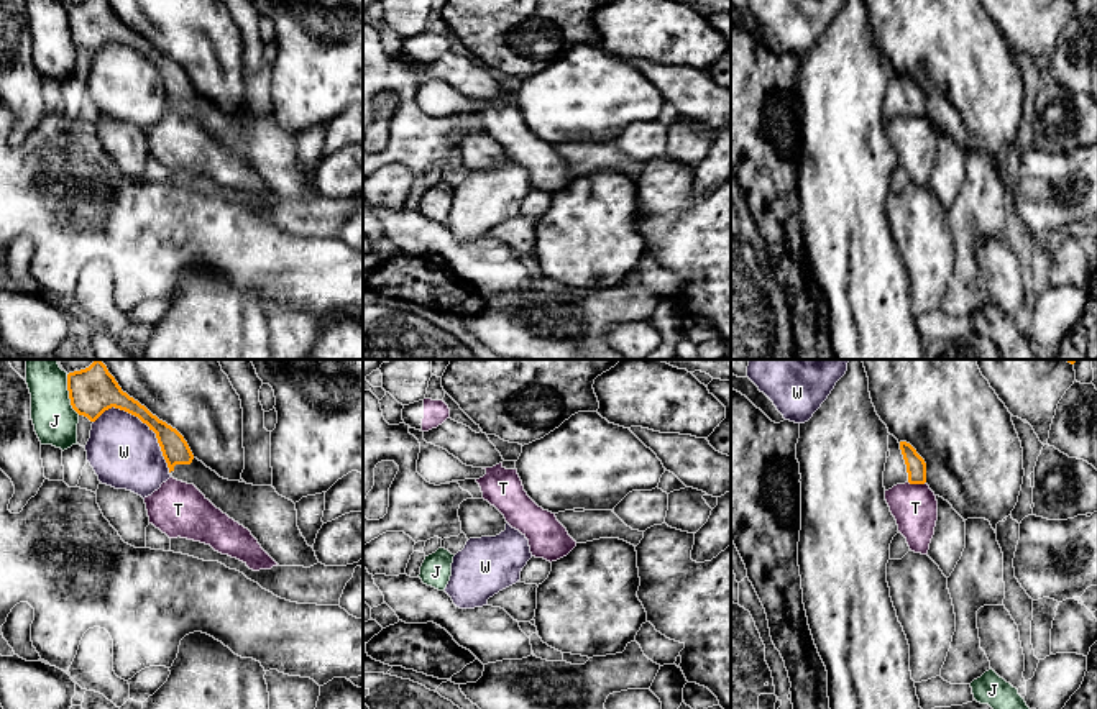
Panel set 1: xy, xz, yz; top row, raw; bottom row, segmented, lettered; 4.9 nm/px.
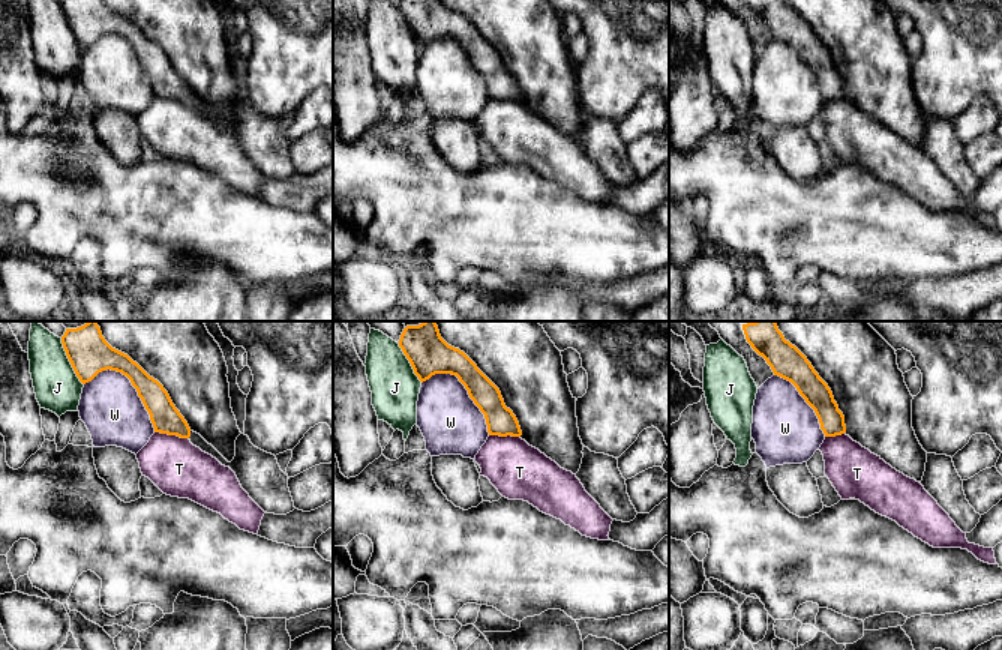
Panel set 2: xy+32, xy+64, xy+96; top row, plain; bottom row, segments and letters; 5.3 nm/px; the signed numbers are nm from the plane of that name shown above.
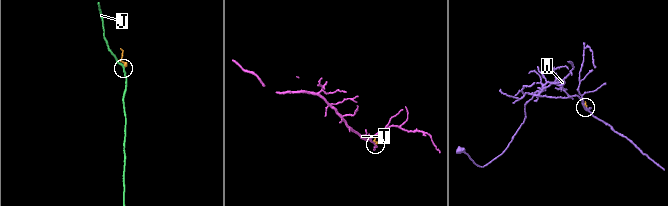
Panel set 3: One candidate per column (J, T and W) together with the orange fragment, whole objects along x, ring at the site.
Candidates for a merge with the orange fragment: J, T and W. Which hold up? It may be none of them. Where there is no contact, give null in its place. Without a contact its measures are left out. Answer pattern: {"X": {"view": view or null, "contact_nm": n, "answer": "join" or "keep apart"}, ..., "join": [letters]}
{"J": {"view": "xy", "contact_nm": 220, "answer": "keep apart"}, "T": {"view": "yz", "contact_nm": 90, "answer": "keep apart"}, "W": {"view": "xy", "contact_nm": 460, "answer": "keep apart"}, "join": []}

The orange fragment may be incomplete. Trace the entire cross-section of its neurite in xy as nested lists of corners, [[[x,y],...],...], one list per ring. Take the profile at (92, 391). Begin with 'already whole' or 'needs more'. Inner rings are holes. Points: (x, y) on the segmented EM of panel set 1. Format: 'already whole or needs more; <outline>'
needs more; [[[95,359],[89,368],[67,374],[72,409],[95,422],[115,407],[138,417],[156,433],[174,479],[194,484],[217,509],[243,525],[279,566],[310,568],[319,563],[297,527],[296,504],[273,486],[253,486],[220,478],[199,461],[184,437],[122,391],[107,366]]]

